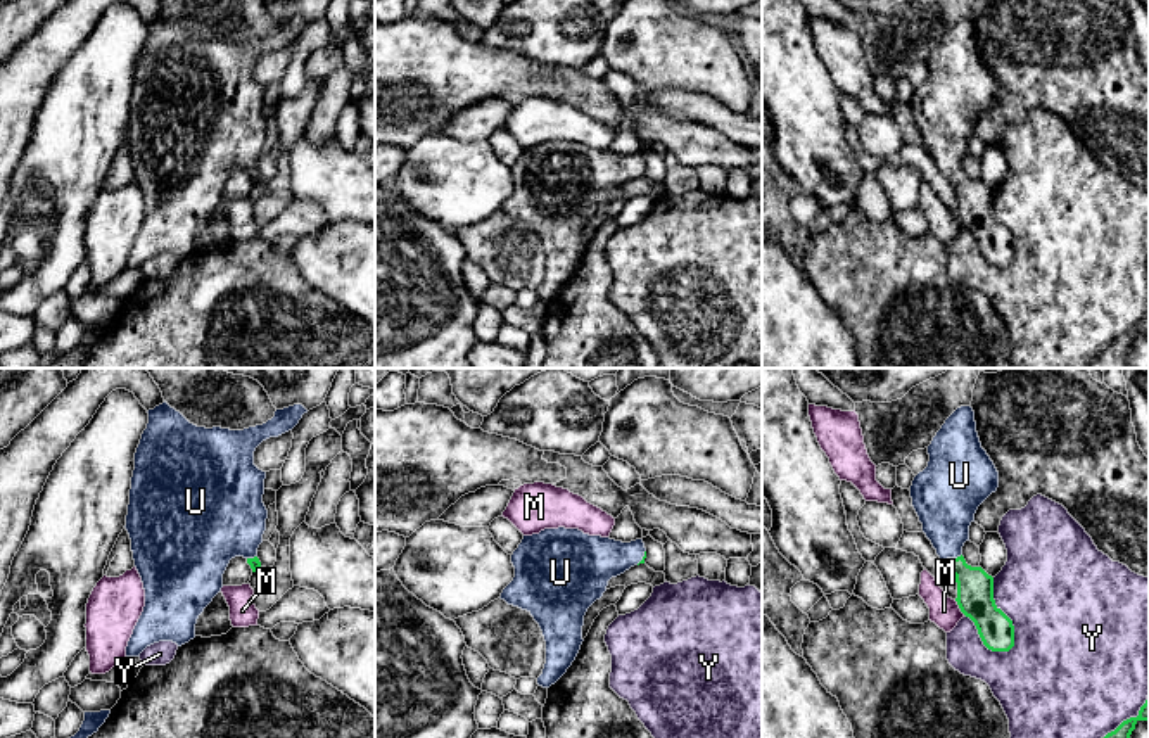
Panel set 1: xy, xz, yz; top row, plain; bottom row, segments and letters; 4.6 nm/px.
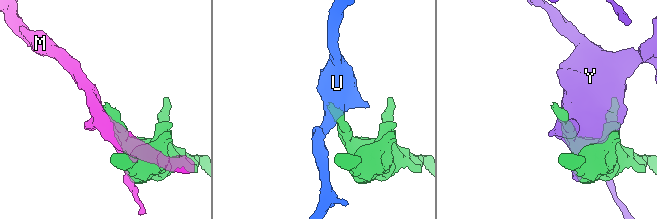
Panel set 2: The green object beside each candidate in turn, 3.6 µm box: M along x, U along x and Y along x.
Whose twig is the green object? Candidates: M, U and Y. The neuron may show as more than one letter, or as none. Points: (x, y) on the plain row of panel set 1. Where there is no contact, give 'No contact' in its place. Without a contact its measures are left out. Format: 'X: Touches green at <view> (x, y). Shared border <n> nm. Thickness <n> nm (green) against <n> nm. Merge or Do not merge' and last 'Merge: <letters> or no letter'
M: Touches green at yz (959, 220). Shared border 90 nm. Thickness 180 nm (green) against 140 nm. Do not merge
U: Touches green at yz (952, 171). Shared border 90 nm. Thickness 180 nm (green) against 280 nm. Merge
Y: Touches green at yz (1006, 229). Shared border 360 nm. Thickness 180 nm (green) against 480 nm. Do not merge
Merge: U

